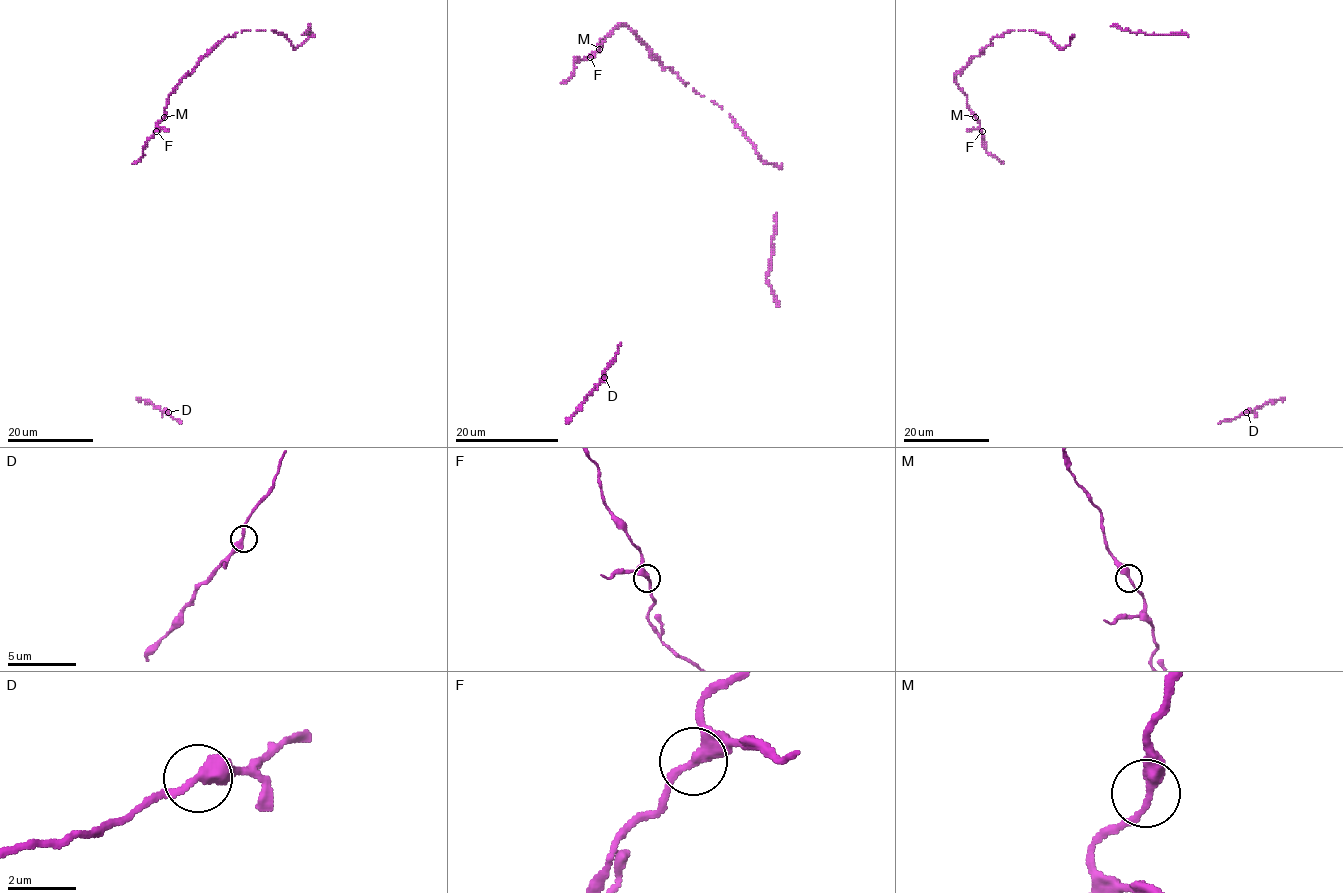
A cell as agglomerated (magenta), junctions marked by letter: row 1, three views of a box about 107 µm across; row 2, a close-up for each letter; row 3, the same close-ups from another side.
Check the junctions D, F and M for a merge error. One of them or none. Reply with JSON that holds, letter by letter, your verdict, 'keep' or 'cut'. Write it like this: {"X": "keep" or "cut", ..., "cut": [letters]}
{"D": "keep", "F": "keep", "M": "keep", "cut": []}

